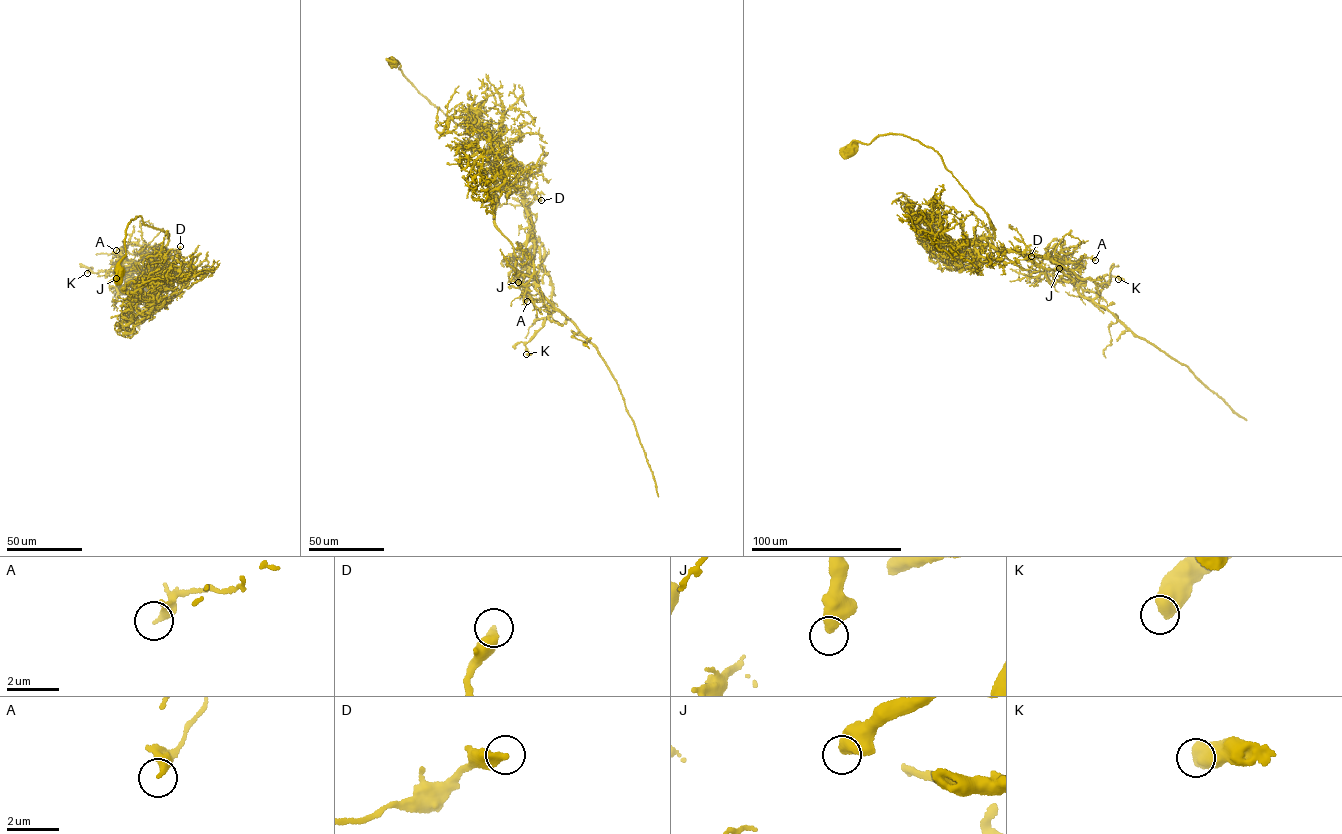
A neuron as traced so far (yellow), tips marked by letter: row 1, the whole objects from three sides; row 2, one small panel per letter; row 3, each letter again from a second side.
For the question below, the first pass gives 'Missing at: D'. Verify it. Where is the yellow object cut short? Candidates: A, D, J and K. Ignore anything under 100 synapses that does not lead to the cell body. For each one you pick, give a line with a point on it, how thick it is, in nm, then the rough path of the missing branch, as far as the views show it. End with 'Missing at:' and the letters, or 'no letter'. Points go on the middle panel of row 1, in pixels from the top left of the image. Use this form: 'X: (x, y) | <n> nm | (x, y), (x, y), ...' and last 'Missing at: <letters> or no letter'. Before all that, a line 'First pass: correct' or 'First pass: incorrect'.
First pass: incorrect
Missing at: no letter

